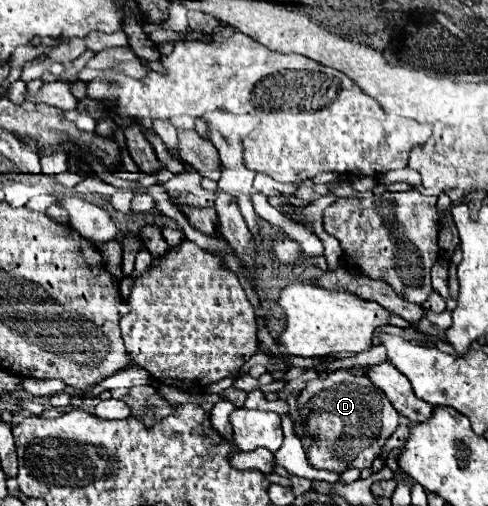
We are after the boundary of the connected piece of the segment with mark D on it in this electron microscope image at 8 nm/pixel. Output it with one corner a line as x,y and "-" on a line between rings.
348,370
330,372
326,378
316,378
306,384
306,388
298,396
298,410
304,416
304,426
296,426
296,434
302,436
304,432
312,436
312,444
308,450
308,462
314,468
344,472
348,468
370,468
372,460
380,454
384,442
396,430
396,422
400,414
394,410
390,400
368,380
366,376
352,376

